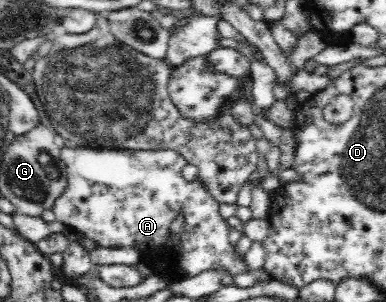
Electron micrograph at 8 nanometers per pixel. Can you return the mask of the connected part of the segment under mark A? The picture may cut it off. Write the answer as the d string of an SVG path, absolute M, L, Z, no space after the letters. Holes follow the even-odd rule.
M86 147L61 148L59 157L67 167L67 185L64 192L54 201L55 218L66 228L82 233L85 238L98 243L100 247L134 247L143 255L145 262L155 262L160 277L180 278L196 276L206 270L225 270L228 281L237 274L253 271L236 253L236 245L230 244L230 226L220 215L220 203L198 180L186 181L182 171L186 159L175 150L130 150L130 149L89 149ZM182 214L186 221L184 232L178 242L170 239L170 225L176 216Z

